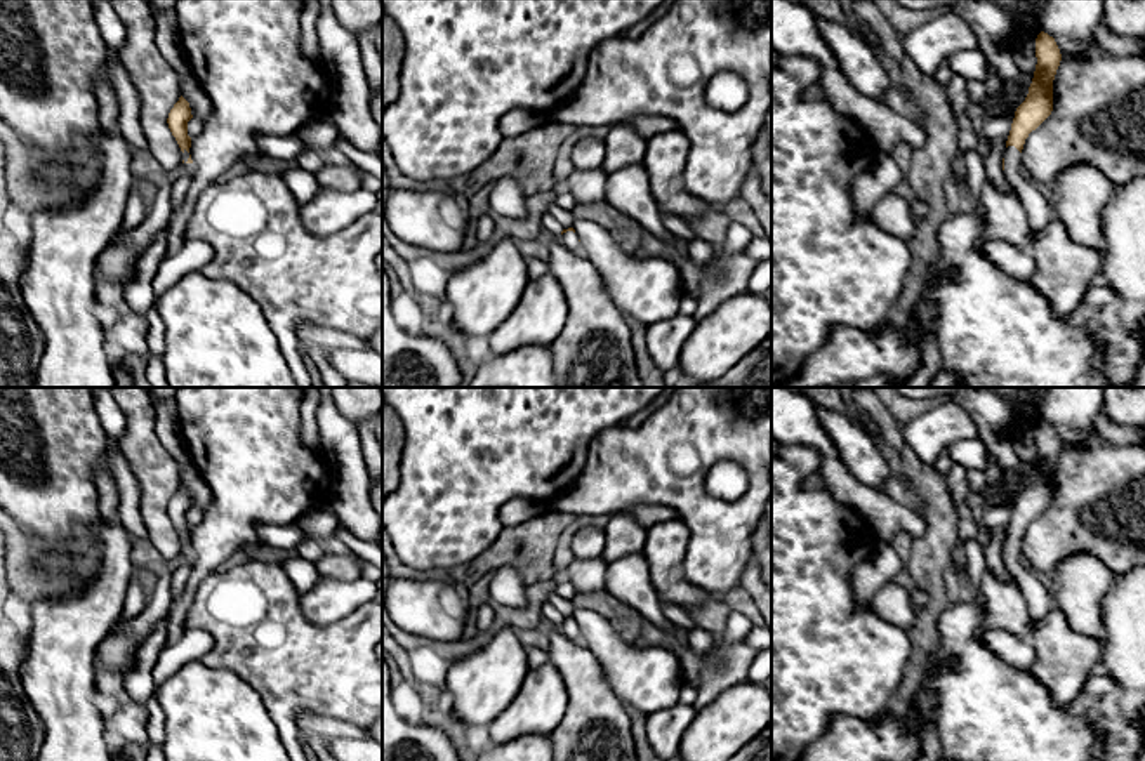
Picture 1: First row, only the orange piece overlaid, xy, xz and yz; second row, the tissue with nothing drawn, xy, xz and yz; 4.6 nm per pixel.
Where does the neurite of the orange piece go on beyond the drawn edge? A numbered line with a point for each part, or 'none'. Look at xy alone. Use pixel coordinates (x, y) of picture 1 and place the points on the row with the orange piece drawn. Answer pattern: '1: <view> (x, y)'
1: xy (185, 172)

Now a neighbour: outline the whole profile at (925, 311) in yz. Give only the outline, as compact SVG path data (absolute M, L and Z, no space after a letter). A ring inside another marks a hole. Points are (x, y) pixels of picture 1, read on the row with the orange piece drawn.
M923 294L914 308L914 313L917 320L914 325L903 328L903 335L910 346L921 349L921 337L926 332L933 334L935 330L937 311L930 297Z

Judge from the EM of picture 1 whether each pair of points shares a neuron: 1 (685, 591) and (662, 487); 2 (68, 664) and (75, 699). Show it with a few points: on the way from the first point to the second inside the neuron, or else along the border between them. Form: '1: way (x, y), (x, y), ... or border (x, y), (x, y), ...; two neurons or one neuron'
1: border (676, 516), (688, 532), (685, 558); two neurons
2: way (68, 673), (68, 690); one neuron

